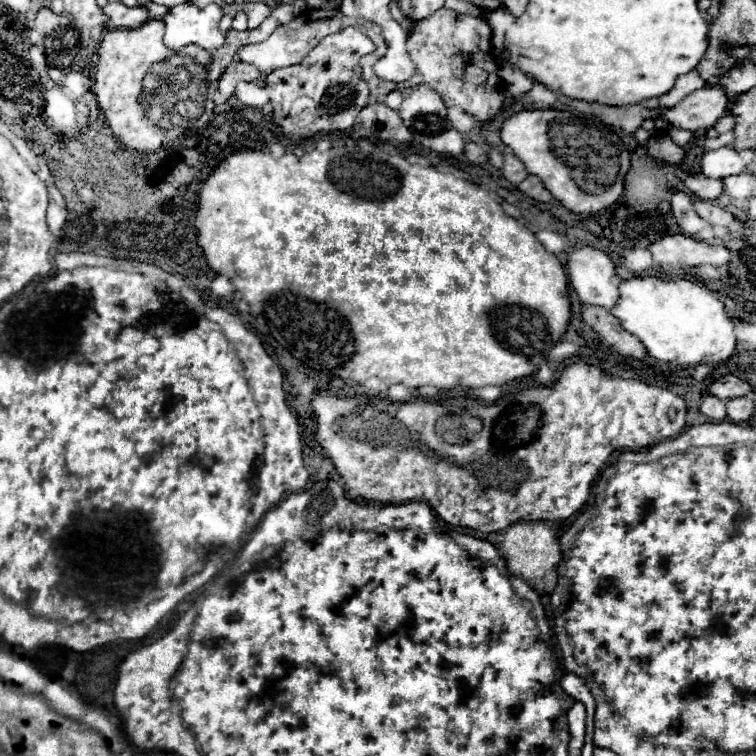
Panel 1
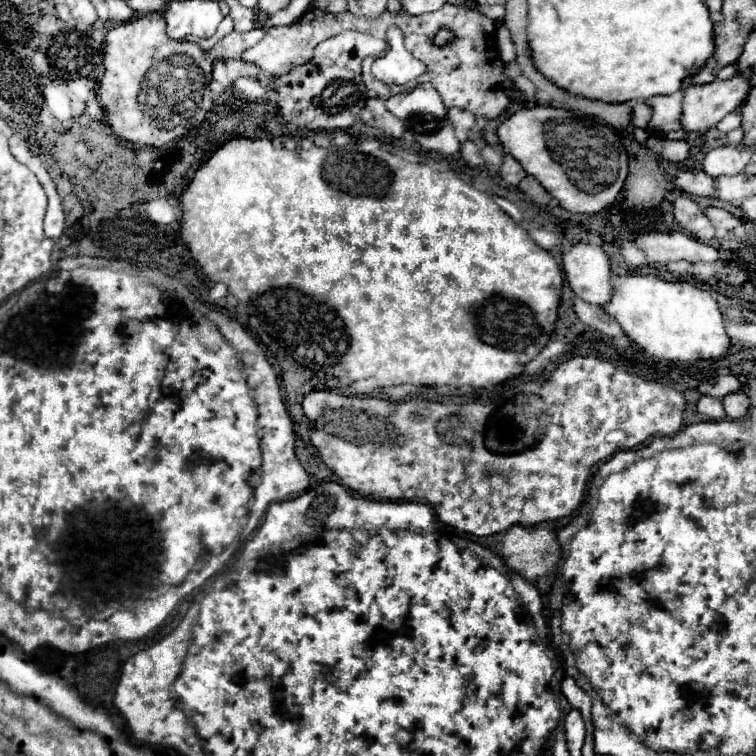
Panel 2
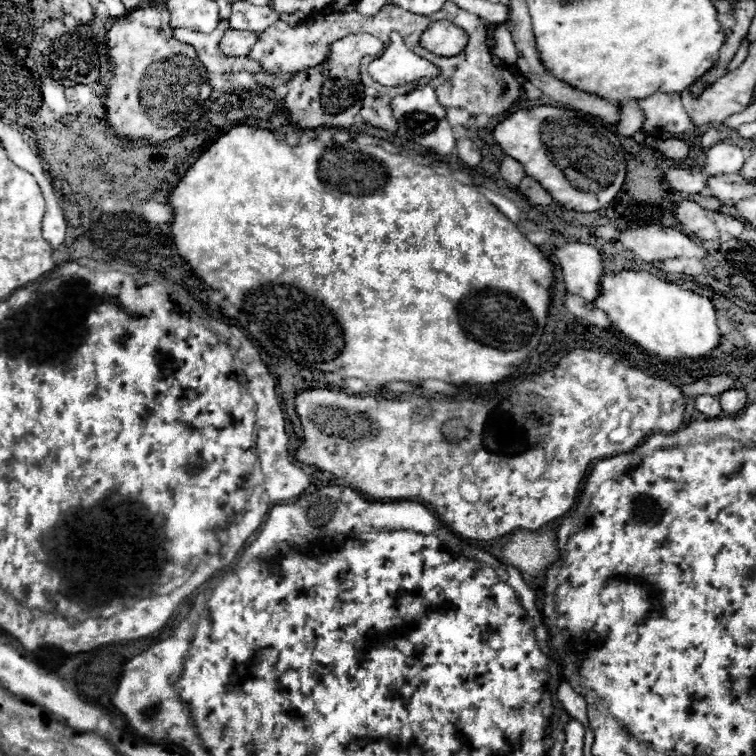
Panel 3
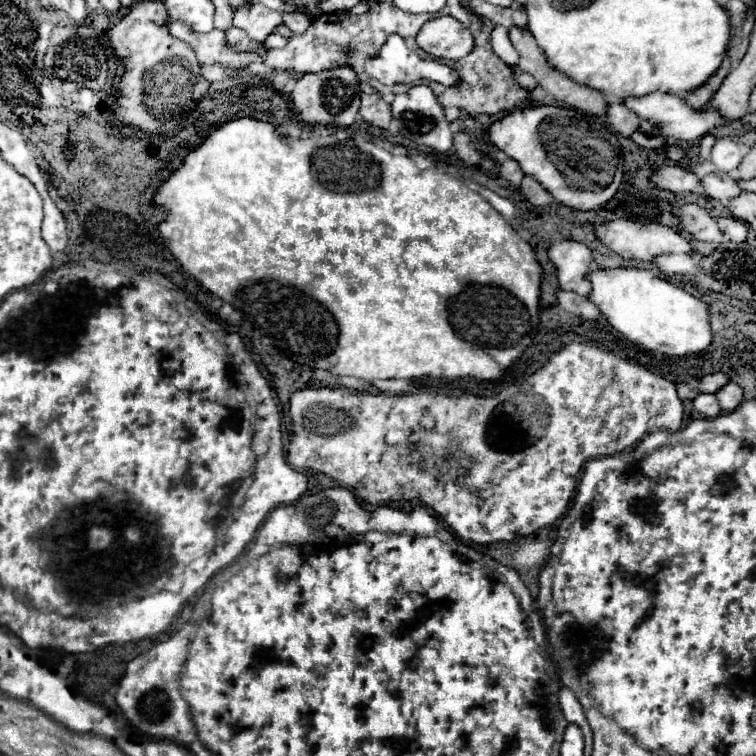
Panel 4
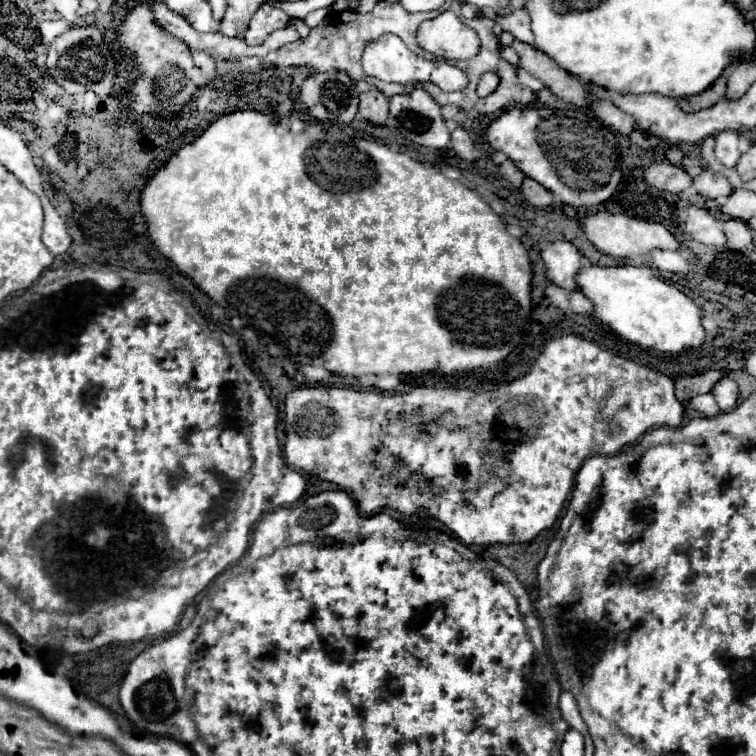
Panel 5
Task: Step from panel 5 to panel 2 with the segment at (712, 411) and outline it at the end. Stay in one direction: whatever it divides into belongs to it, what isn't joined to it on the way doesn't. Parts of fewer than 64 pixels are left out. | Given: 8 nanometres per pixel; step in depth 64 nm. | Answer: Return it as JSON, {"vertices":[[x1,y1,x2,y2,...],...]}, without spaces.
{"vertices":[[702,396,698,400,698,412,710,416,710,418,724,418,724,406,722,400,714,398,714,396]]}

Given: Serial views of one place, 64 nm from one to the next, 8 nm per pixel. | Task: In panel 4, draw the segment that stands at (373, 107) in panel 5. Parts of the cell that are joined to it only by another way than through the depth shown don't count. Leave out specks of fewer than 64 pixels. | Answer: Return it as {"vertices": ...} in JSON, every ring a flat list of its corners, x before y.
{"vertices":[[364,94,362,96,362,106,360,106,360,116,380,128,390,128,392,114,390,114,390,104,380,98,380,94]]}

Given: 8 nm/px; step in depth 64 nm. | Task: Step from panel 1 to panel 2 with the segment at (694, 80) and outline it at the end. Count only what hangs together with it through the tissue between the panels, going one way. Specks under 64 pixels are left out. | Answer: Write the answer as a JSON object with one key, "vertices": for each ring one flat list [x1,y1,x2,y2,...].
{"vertices":[[684,78,682,86,678,92,670,94,670,96,652,96,648,98,646,102,654,108,654,114,652,114,652,120,650,120,650,126,648,126,648,132,650,134,666,134,670,130,680,130,680,110,682,110,682,98,684,98,684,92,686,88,694,86,694,78]]}

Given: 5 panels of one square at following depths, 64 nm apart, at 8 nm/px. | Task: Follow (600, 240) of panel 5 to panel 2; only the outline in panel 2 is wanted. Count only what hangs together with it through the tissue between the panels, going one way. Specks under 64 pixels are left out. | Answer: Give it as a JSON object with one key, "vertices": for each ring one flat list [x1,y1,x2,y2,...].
{"vertices":[[682,232,642,234,640,238,636,238,636,246,646,252,648,262,652,264,668,264,678,260,710,264,720,260,720,252,716,248,696,242]]}

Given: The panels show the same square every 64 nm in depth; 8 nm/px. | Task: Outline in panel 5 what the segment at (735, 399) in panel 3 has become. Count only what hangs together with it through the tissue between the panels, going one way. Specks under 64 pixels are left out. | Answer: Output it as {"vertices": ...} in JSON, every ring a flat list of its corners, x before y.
{"vertices":[[724,376,716,386,714,386,714,390,712,390,712,394,714,394,714,398,716,398,716,402,718,402,718,406,722,408,722,410,732,410,736,404,738,404,738,384,732,380,732,378,728,378,728,376]]}

